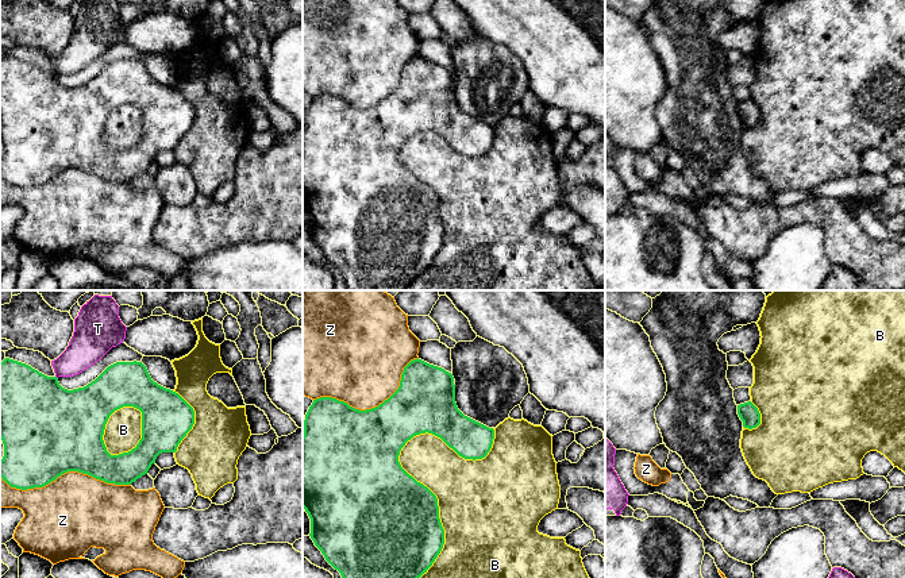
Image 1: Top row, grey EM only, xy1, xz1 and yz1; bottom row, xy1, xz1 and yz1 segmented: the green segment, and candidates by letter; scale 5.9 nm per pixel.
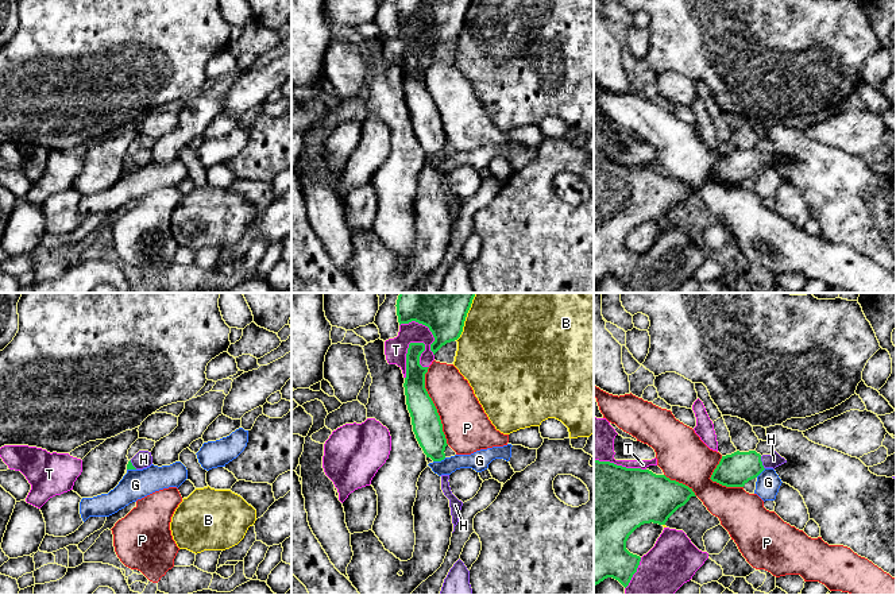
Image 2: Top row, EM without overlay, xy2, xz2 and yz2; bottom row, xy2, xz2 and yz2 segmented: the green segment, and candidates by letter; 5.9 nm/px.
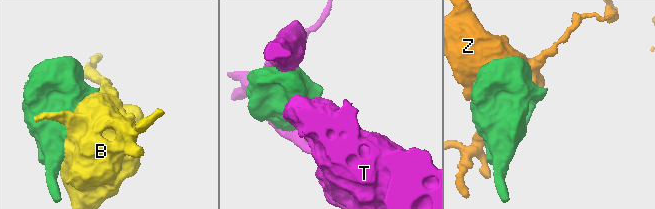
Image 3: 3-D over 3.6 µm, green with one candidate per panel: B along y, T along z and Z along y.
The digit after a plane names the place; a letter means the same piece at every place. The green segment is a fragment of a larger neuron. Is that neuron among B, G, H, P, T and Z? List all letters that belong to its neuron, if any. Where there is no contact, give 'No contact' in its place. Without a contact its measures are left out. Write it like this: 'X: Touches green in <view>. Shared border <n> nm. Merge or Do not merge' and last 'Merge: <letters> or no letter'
B: Touches green in xz1. Shared border 1000 nm. Do not merge
G: Touches green in xz2. Shared border 80 nm. Do not merge
H: Touches green in yz2. Shared border 80 nm. Merge
P: Touches green in xz2. Shared border 480 nm. Do not merge
T: Touches green in xz2. Shared border 240 nm. Do not merge
Z: Touches green in xy1. Shared border 800 nm. Do not merge
Merge: H

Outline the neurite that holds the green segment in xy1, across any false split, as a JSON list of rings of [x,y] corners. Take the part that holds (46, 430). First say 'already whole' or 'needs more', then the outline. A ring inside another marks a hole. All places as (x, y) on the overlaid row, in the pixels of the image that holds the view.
already whole; [[[9,358],[0,363],[0,439],[4,444],[0,477],[11,488],[43,488],[68,471],[88,474],[107,483],[131,485],[147,474],[159,454],[176,452],[193,424],[193,408],[178,393],[154,382],[142,362],[116,362],[86,386],[73,390],[62,388],[57,377],[47,377],[26,363]],[[123,406],[142,412],[142,439],[131,451],[111,455],[103,435],[109,416]]]

